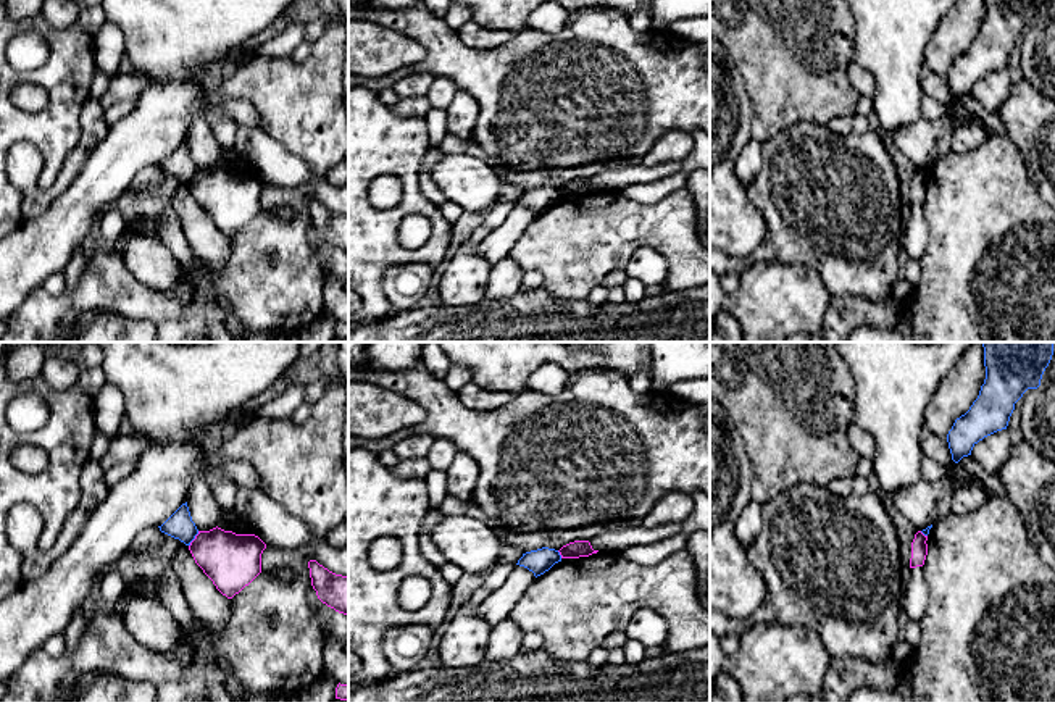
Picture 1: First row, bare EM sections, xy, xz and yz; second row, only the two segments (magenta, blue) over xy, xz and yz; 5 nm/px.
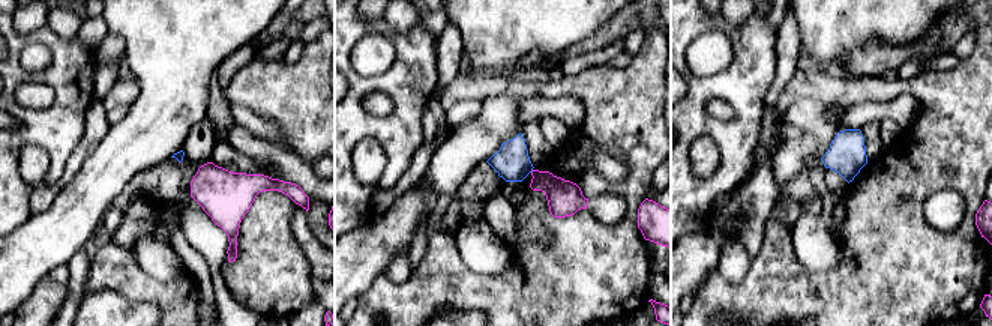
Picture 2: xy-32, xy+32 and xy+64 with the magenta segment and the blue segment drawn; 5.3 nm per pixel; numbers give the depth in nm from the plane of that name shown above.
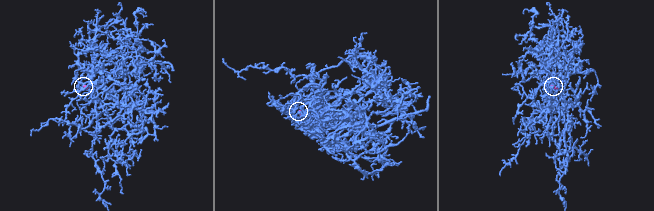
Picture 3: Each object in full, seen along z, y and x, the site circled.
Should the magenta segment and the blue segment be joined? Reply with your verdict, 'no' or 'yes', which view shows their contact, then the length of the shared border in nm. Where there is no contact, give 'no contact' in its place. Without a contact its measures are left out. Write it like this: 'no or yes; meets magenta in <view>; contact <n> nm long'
no; meets magenta in xy; contact 90 nm long

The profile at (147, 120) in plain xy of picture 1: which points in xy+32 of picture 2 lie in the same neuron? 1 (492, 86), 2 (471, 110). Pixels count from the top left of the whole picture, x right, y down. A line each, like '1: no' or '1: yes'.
1: no
2: no

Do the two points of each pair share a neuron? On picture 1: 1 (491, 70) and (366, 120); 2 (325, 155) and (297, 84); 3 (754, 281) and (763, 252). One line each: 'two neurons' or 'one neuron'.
1: two neurons
2: one neuron
3: two neurons

